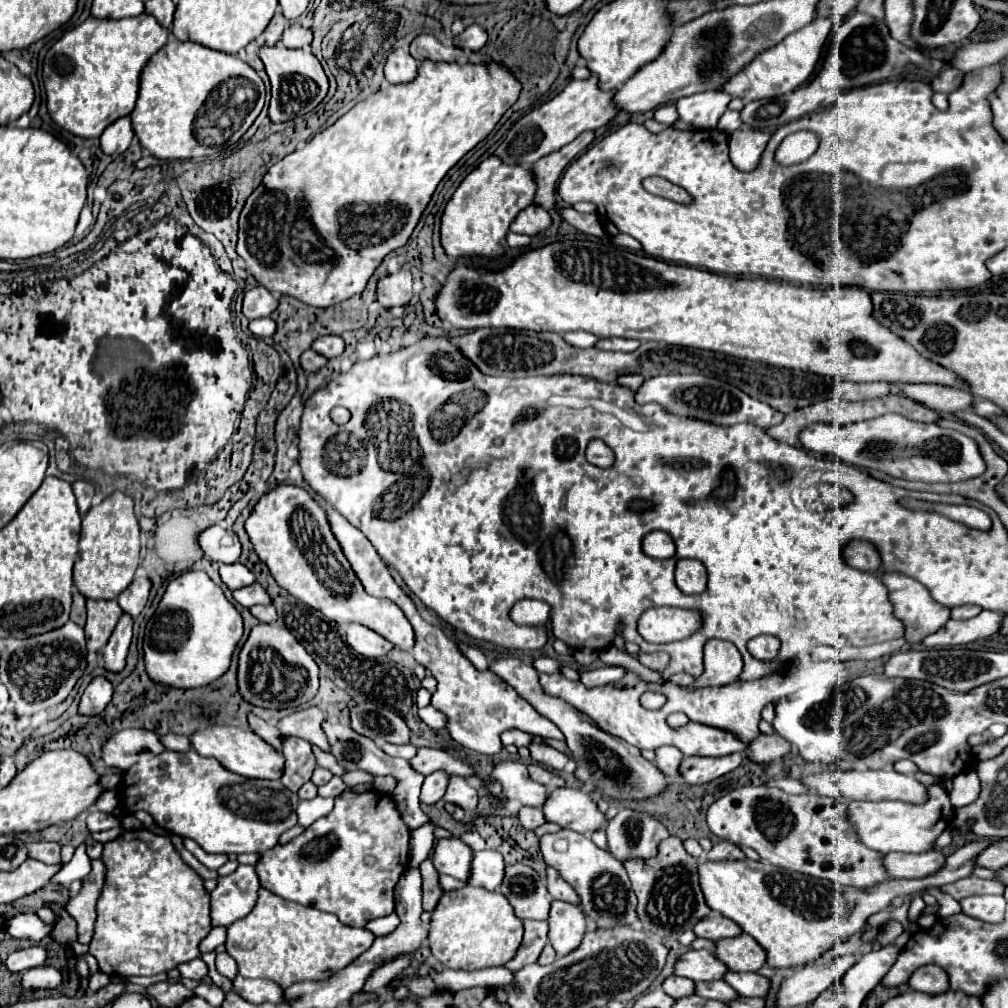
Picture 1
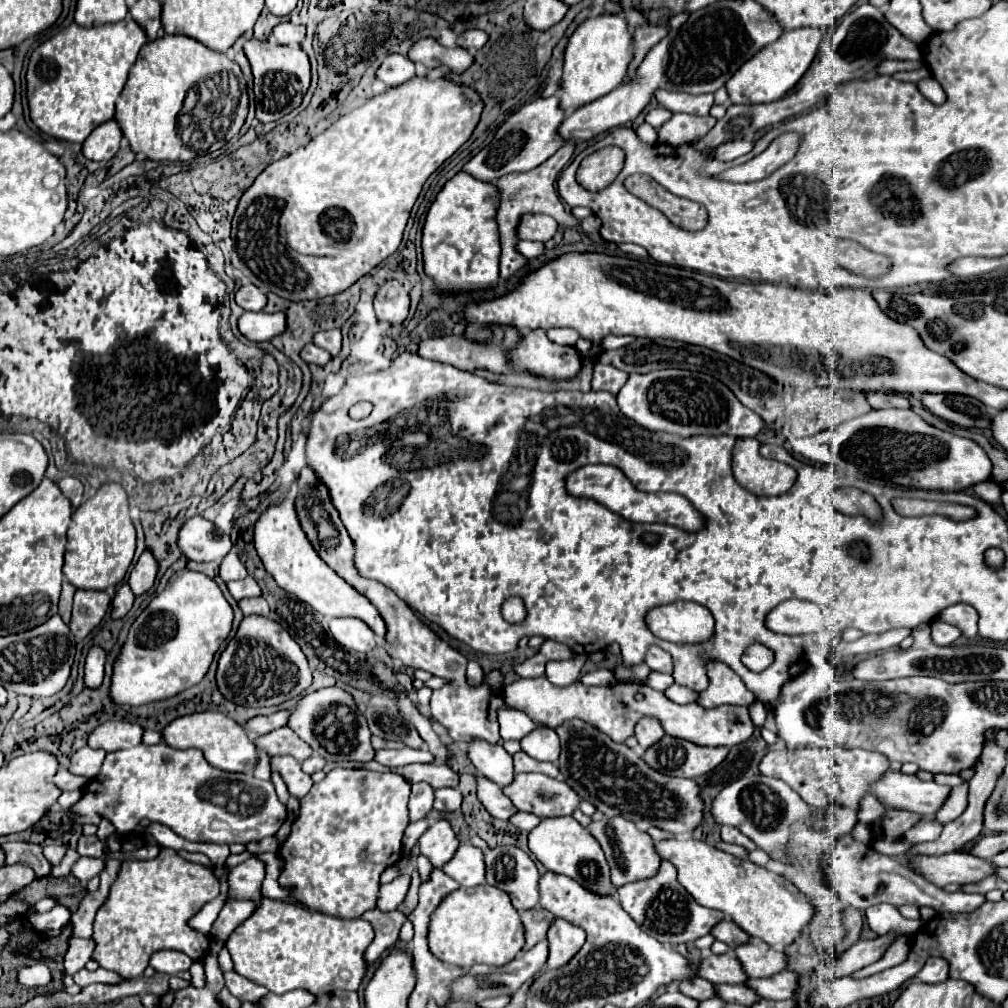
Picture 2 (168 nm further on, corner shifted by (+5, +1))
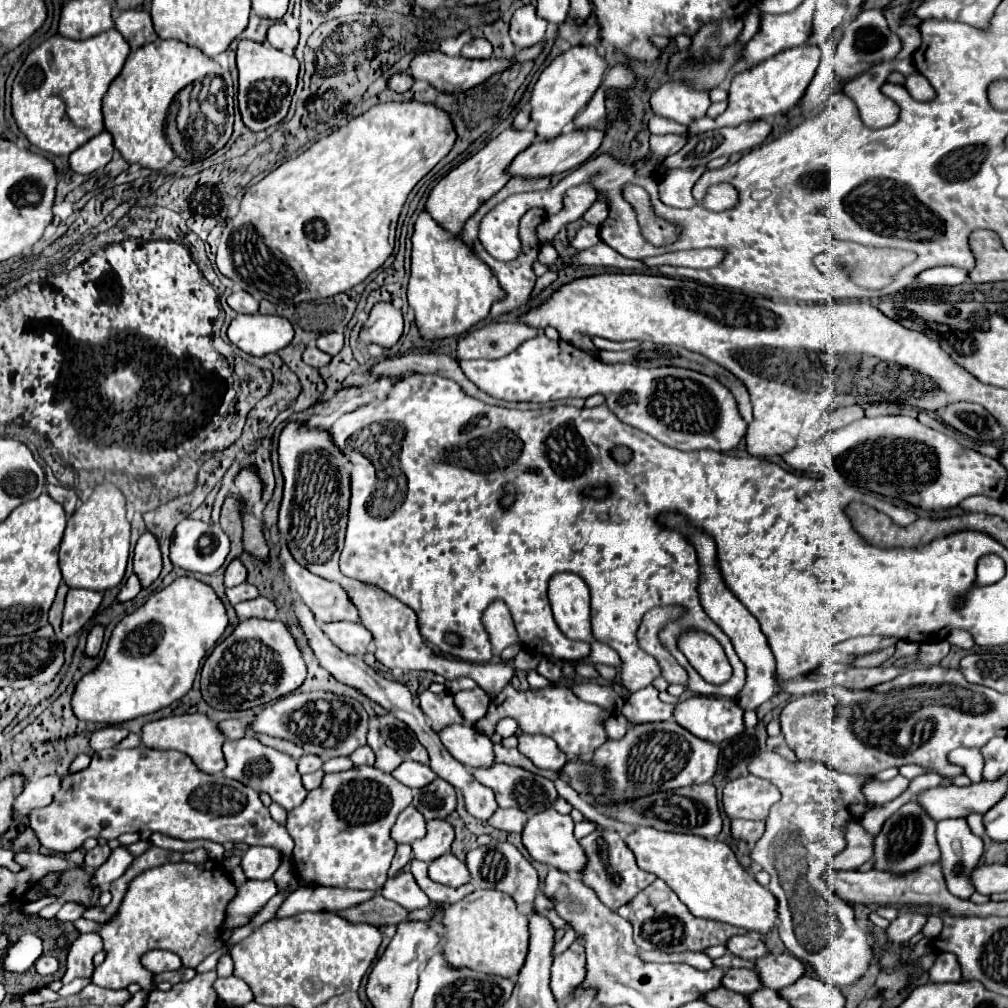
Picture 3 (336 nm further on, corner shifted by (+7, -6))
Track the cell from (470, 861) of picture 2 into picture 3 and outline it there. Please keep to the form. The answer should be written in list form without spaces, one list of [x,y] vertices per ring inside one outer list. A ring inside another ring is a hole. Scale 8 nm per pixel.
[[[447,852],[443,856],[439,856],[439,860],[433,860],[429,864],[429,878],[433,882],[451,886],[451,888],[459,888],[467,882],[471,882],[471,874],[465,862],[461,862],[455,854]]]

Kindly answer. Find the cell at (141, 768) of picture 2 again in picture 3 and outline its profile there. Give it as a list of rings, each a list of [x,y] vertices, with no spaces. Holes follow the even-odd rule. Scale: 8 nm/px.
[[[139,746],[133,750],[113,748],[95,752],[89,768],[65,776],[61,790],[55,794],[53,802],[45,808],[37,808],[29,816],[31,828],[37,834],[39,842],[57,852],[73,852],[83,846],[85,838],[119,838],[125,832],[141,832],[151,830],[179,840],[211,840],[217,844],[225,842],[243,842],[247,846],[271,846],[283,852],[287,858],[291,856],[291,838],[287,836],[285,826],[275,822],[269,814],[269,808],[261,802],[259,792],[231,780],[223,774],[205,774],[195,768],[195,762],[177,750],[155,750],[147,746]]]

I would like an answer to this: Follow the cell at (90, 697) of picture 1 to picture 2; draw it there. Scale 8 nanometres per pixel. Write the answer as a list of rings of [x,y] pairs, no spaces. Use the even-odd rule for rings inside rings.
[[[93,645],[87,655],[85,663],[85,685],[87,687],[99,687],[103,681],[103,665],[105,665],[105,649],[99,645]]]

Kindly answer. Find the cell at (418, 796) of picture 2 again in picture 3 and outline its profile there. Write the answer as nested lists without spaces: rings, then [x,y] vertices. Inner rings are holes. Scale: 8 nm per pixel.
[[[407,806],[397,816],[397,822],[395,822],[395,828],[391,830],[391,836],[395,836],[397,844],[401,844],[401,842],[411,844],[413,840],[425,836],[425,824],[427,824],[427,820],[423,818],[423,814],[415,806]]]

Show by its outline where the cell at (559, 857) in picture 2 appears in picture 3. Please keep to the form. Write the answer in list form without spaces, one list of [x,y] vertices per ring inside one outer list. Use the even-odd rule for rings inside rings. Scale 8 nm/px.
[[[547,808],[547,812],[539,812],[533,818],[529,818],[521,836],[523,836],[523,846],[527,848],[527,852],[531,854],[533,860],[537,860],[541,864],[547,864],[551,868],[557,868],[561,872],[567,872],[575,880],[581,880],[589,858],[587,858],[585,850],[581,848],[581,844],[577,842],[577,838],[573,836],[571,816],[563,816],[557,810]]]

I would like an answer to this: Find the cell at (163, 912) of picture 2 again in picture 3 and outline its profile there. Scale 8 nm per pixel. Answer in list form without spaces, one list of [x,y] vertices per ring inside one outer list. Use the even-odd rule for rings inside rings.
[[[207,860],[205,864],[189,864],[189,862],[177,862],[177,864],[163,864],[163,866],[155,866],[151,870],[141,872],[139,876],[135,876],[135,880],[131,880],[123,902],[117,910],[117,914],[105,922],[99,924],[95,920],[85,920],[79,918],[75,922],[75,928],[81,934],[89,934],[95,932],[103,938],[103,950],[105,954],[105,962],[101,966],[95,968],[93,972],[93,982],[97,986],[105,986],[105,988],[127,988],[129,984],[137,982],[143,990],[151,990],[151,978],[153,974],[149,970],[145,970],[141,966],[141,956],[149,950],[171,950],[175,954],[181,956],[183,966],[187,968],[195,968],[197,964],[201,964],[209,954],[217,952],[223,946],[221,940],[221,924],[225,918],[225,908],[229,904],[229,900],[235,896],[235,884],[229,880],[225,868],[219,862],[211,862]]]

